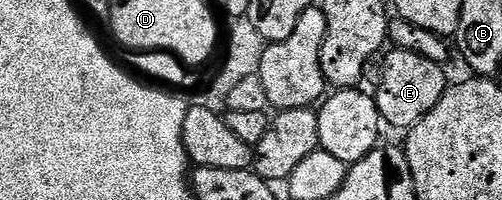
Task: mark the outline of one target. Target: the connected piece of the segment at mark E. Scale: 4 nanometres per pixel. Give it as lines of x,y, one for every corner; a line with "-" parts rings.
391,49
386,55
383,76
379,79
379,92
374,92
373,95
375,104
379,106
379,117
386,126
388,123
391,127
410,129
434,109
437,101
441,101
441,97
447,92
449,80
443,76
444,68
440,64
417,53

